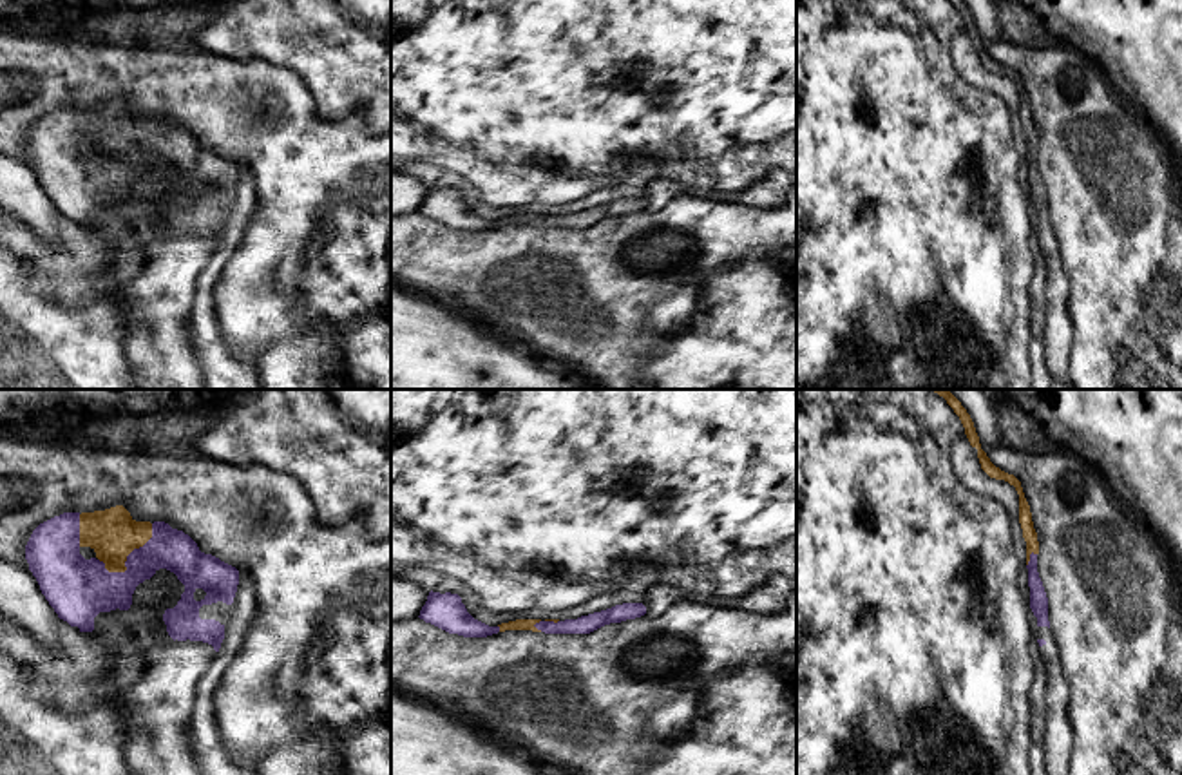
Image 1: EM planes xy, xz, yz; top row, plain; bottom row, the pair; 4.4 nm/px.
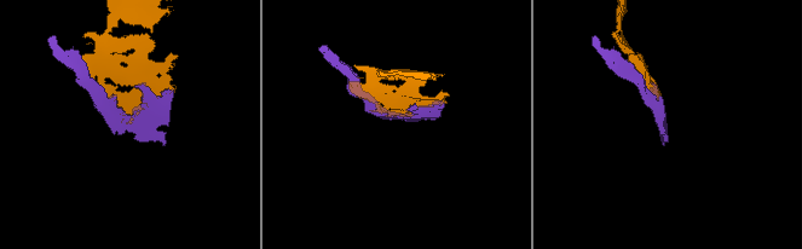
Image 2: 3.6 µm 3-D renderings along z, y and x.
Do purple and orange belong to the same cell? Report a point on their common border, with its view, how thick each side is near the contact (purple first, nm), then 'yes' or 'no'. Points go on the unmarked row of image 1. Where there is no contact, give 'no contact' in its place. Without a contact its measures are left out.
xy (127, 151) | 260/220 nm | yes

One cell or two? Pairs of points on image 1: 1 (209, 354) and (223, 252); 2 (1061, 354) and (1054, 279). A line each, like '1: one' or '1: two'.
1: one
2: one

